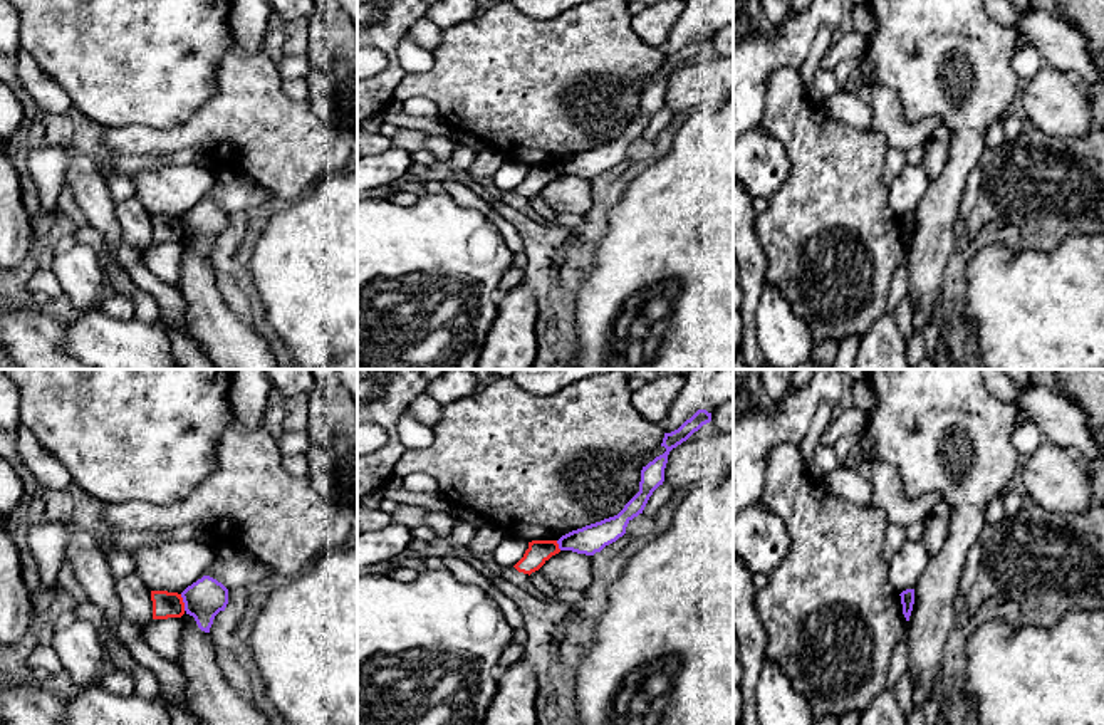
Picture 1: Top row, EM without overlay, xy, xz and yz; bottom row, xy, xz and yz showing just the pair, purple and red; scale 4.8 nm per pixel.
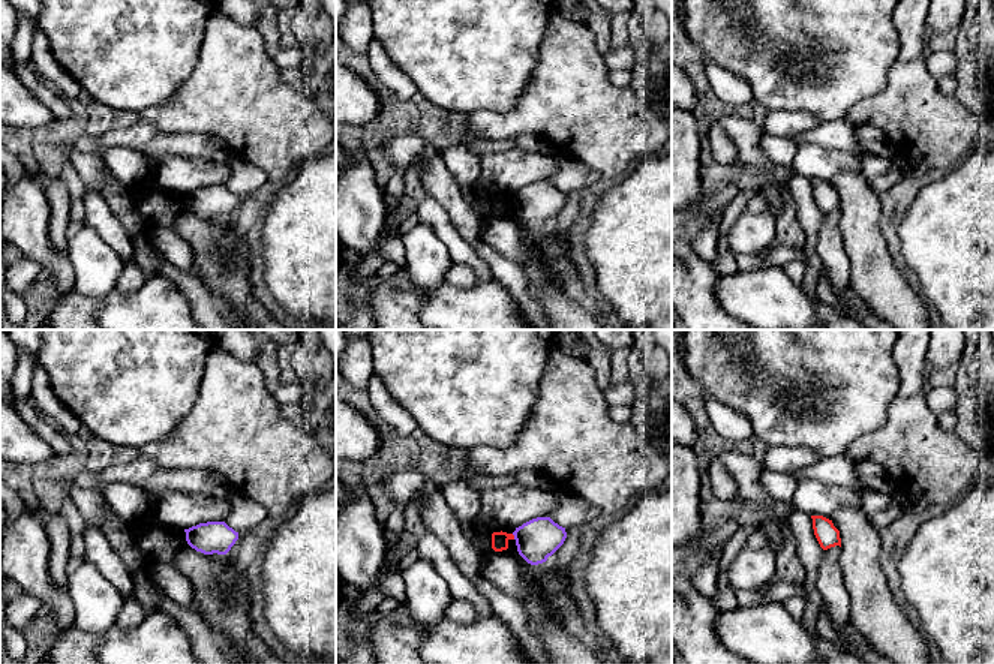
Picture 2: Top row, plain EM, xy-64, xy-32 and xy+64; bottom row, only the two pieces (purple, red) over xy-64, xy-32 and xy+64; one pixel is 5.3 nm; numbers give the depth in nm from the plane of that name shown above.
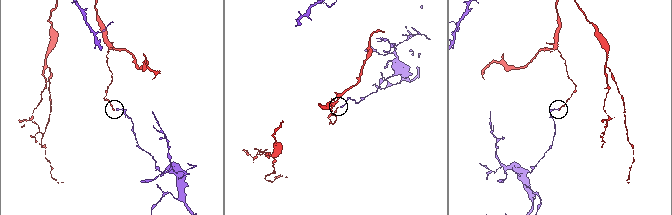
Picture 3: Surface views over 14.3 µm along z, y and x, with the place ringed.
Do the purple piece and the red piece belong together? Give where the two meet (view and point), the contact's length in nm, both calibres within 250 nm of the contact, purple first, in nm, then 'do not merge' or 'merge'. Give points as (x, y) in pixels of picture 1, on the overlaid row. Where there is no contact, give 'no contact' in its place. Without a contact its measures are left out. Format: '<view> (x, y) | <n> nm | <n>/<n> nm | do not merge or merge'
xy (183, 601) | 80 nm | 190/130 nm | do not merge

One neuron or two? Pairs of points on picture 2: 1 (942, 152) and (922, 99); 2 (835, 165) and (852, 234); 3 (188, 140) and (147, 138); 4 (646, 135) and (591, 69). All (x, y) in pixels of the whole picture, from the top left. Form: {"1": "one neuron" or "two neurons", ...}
{"1": "one neuron", "2": "two neurons", "3": "one neuron", "4": "one neuron"}

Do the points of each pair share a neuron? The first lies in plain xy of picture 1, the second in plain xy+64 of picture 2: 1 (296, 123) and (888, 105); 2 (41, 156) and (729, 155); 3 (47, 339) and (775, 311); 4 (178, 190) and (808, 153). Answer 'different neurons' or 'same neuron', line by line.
1: same neuron
2: same neuron
3: different neurons
4: same neuron

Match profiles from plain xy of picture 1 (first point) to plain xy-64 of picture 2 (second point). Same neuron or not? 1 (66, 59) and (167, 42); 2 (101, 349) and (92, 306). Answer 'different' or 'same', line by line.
1: same
2: different

